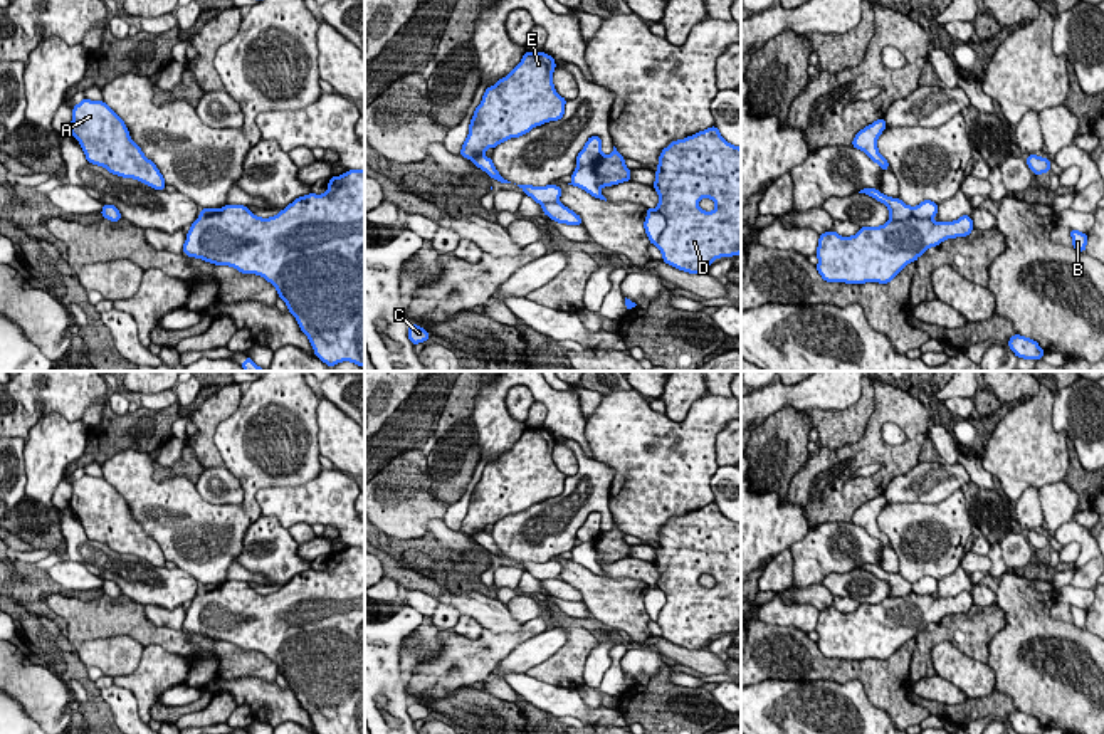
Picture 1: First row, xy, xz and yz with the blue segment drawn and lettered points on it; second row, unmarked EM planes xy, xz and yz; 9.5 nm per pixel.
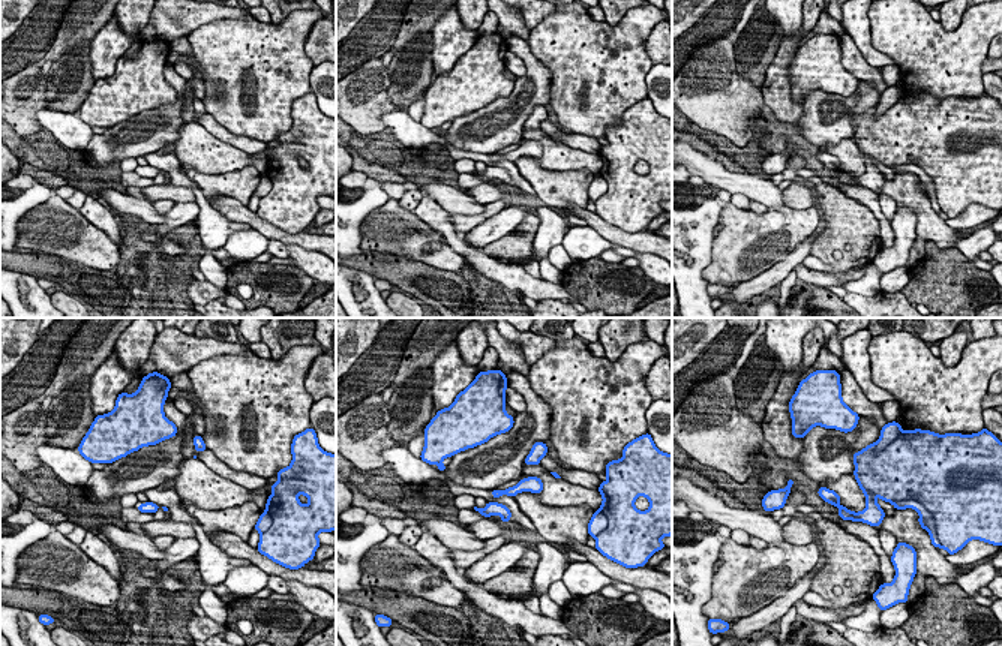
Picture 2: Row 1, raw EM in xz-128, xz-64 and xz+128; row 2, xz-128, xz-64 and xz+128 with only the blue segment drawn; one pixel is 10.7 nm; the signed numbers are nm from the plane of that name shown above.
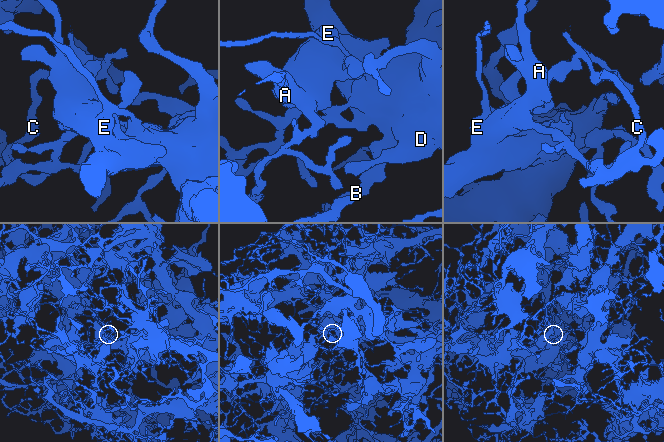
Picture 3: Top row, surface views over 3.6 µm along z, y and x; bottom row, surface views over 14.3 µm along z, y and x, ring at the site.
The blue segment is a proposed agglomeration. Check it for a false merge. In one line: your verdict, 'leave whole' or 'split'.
split

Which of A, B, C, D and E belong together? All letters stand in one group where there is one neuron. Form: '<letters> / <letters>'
A B D E / C

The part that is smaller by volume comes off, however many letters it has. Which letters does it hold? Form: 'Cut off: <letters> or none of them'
Cut off: C

